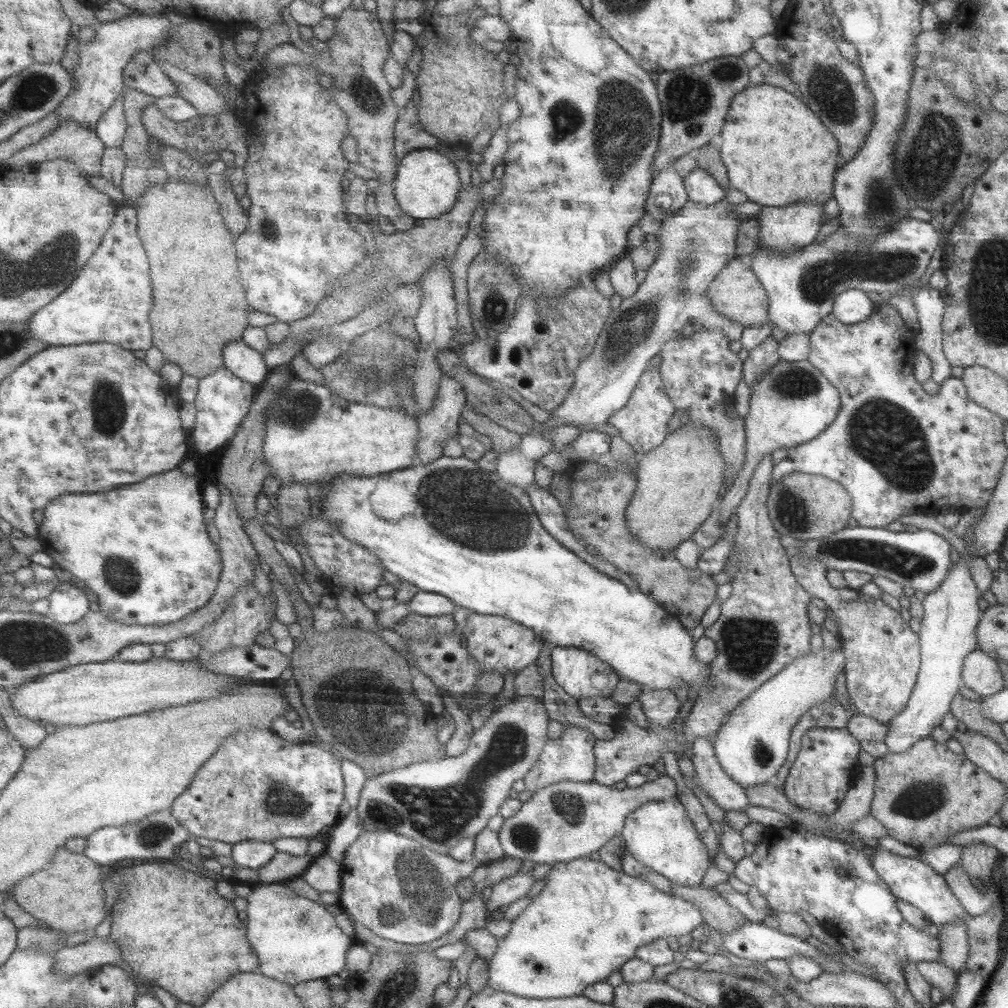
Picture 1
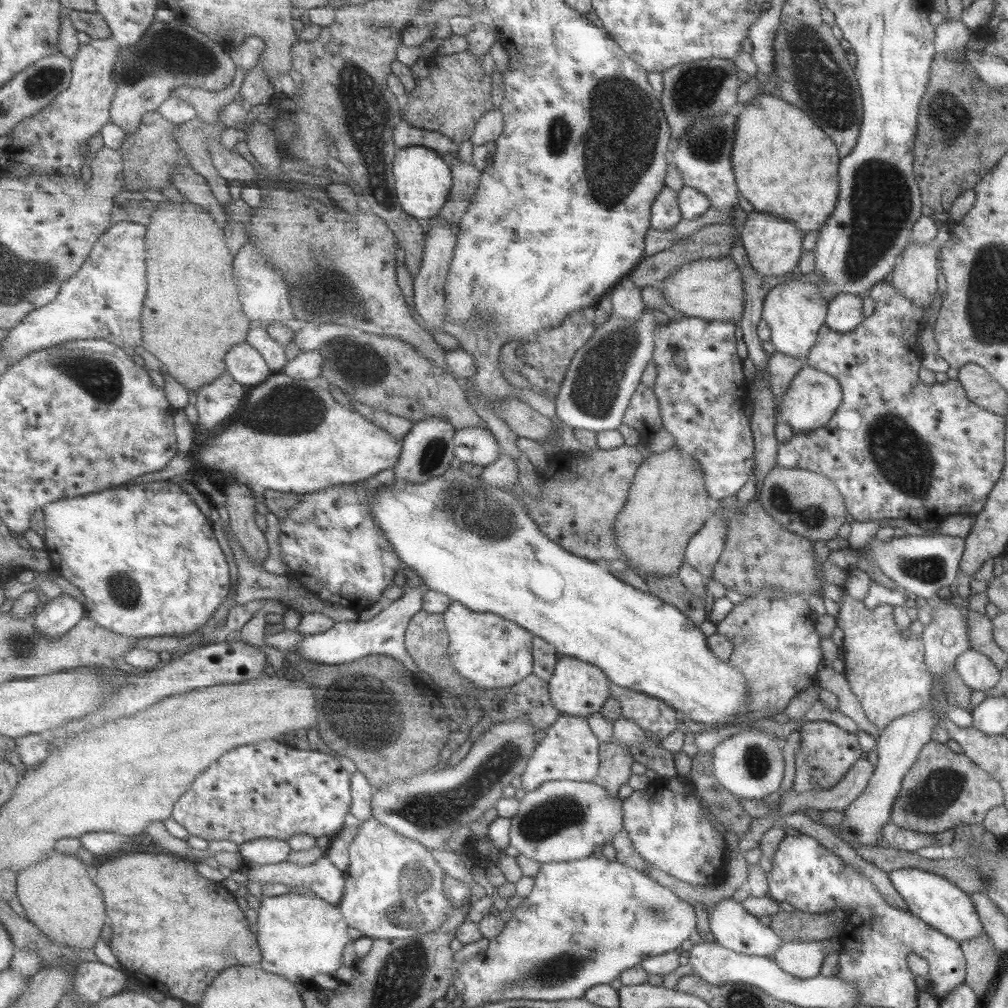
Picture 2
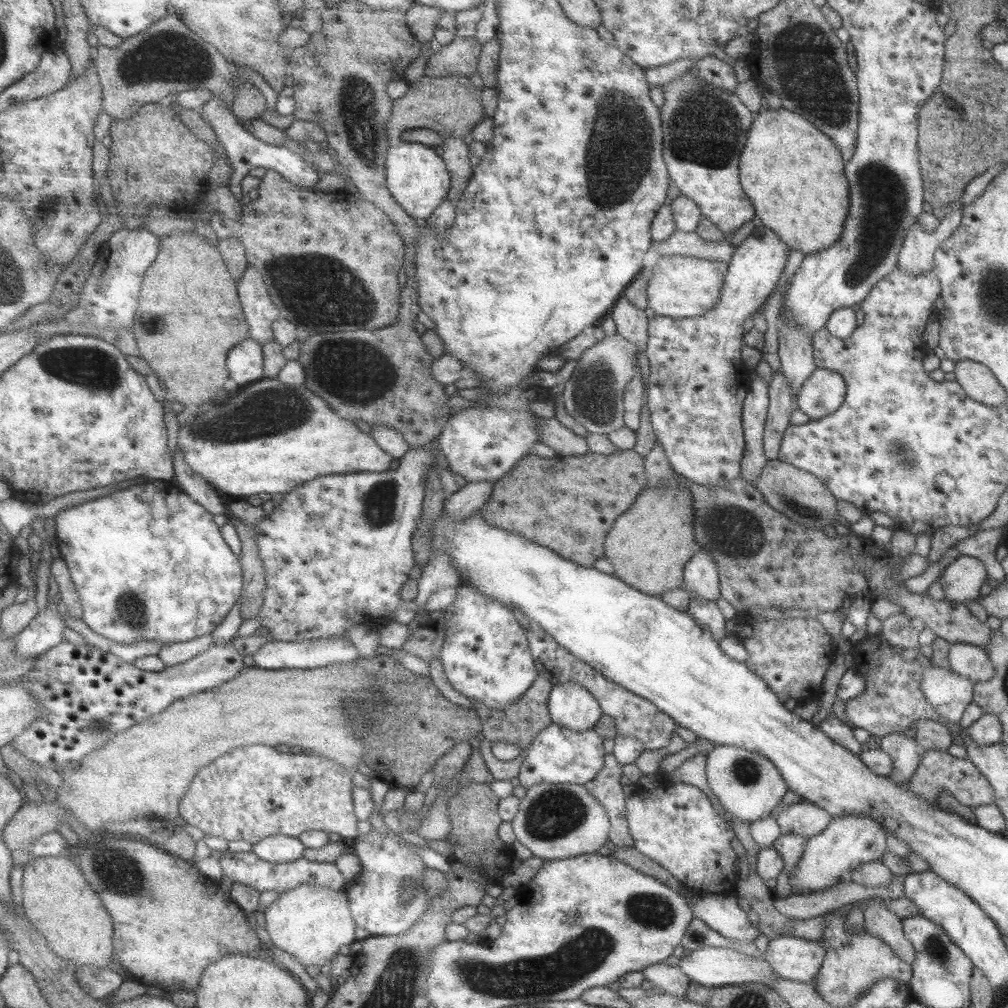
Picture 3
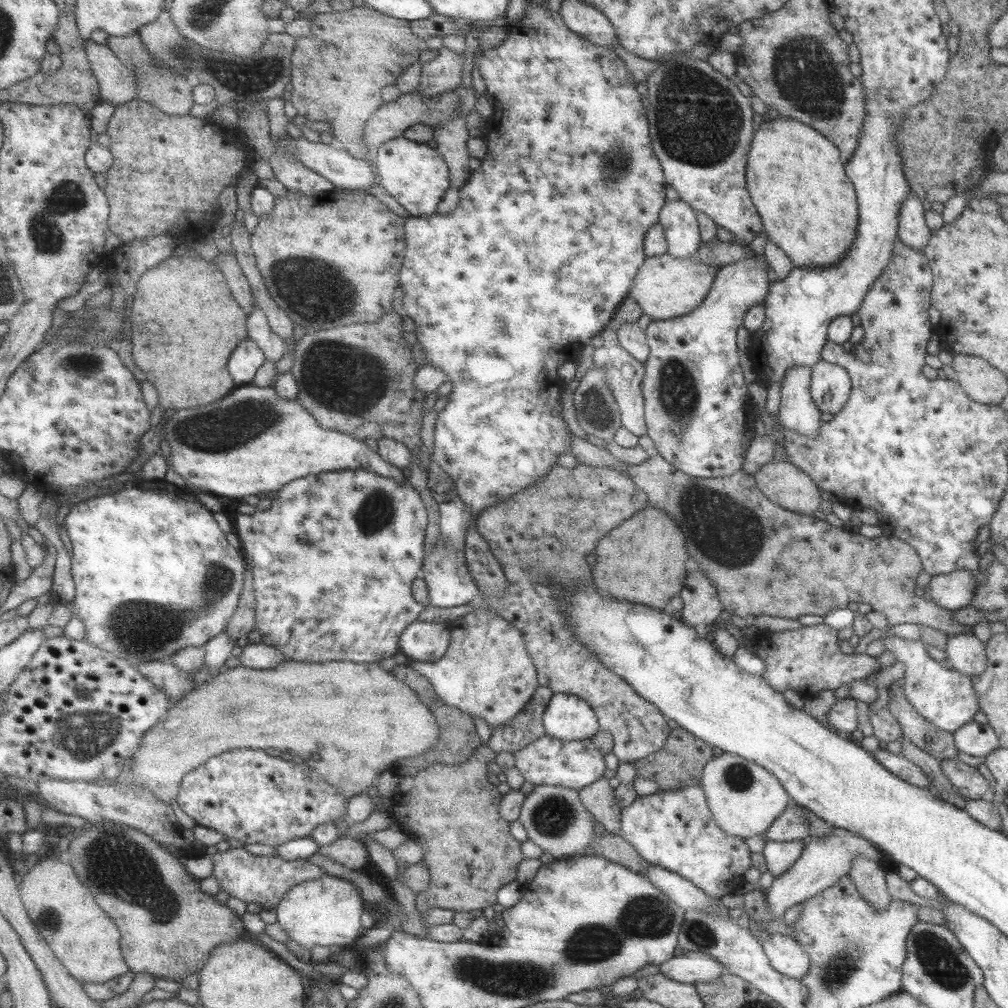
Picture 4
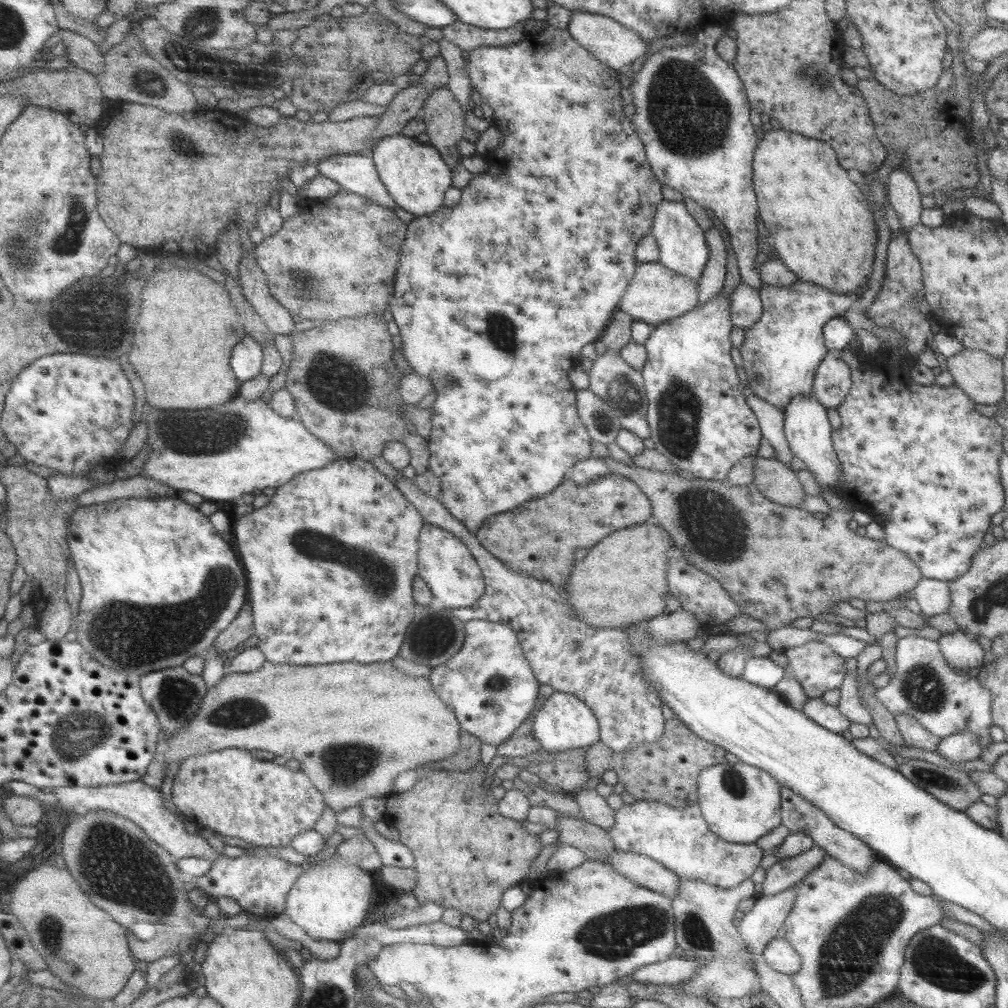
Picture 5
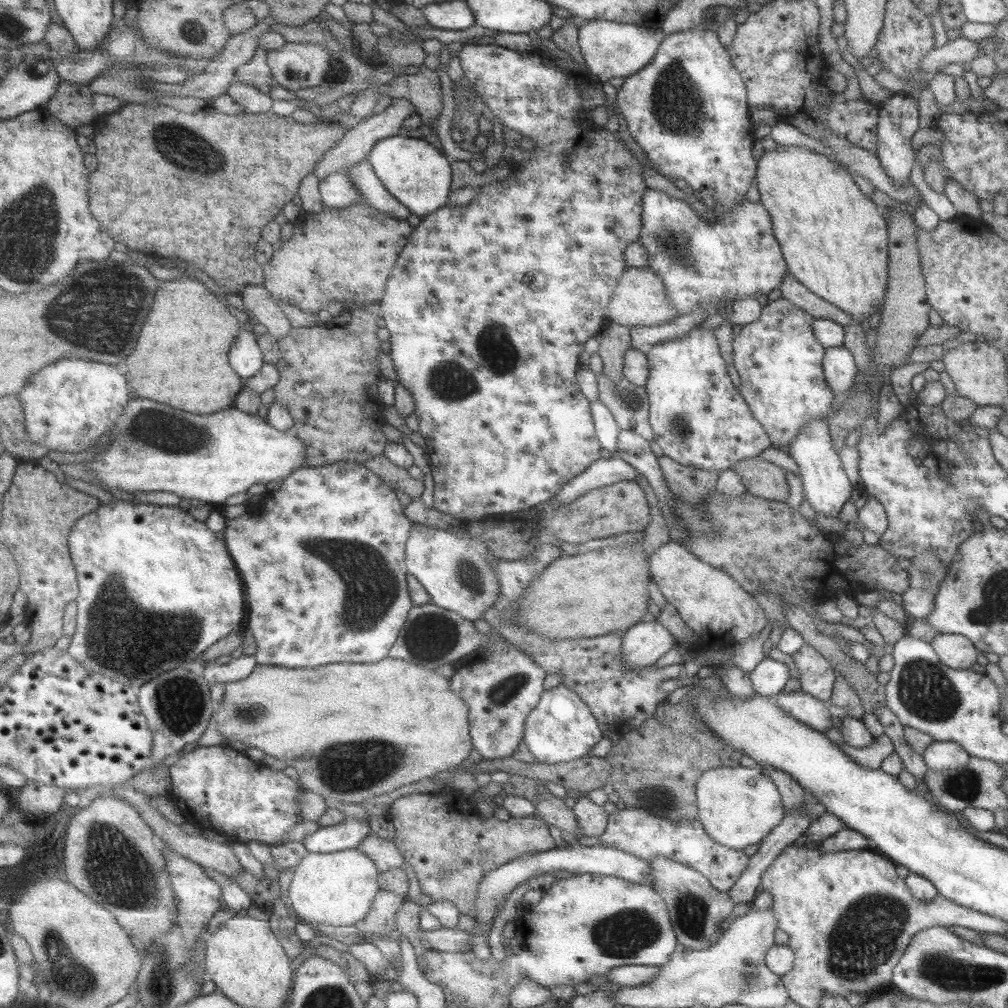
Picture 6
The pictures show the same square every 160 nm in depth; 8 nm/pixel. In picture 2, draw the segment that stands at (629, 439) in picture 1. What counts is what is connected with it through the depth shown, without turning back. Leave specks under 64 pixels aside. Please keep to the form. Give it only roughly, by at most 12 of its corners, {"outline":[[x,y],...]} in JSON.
{"outline":[[637,385],[623,424],[648,444],[661,417],[652,388]]}

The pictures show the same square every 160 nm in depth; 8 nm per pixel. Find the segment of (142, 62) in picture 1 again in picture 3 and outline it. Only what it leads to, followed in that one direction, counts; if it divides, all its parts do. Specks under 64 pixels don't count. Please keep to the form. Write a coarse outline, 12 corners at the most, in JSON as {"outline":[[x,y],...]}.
{"outline":[[222,96],[201,109],[232,160],[228,182],[240,201],[243,177],[277,171],[305,189],[319,182],[297,151],[262,141]]}

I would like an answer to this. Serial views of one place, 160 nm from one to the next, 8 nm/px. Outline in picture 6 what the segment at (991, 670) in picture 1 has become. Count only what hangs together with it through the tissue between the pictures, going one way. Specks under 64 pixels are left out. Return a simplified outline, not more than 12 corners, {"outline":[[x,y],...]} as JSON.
{"outline":[[938,633],[930,643],[938,660],[955,670],[977,658],[960,634]]}

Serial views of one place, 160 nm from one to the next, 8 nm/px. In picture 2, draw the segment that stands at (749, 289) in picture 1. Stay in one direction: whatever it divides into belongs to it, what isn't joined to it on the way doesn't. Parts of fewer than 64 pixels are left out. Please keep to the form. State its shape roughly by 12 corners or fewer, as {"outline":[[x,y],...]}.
{"outline":[[729,256],[686,262],[657,286],[685,317],[738,324]]}

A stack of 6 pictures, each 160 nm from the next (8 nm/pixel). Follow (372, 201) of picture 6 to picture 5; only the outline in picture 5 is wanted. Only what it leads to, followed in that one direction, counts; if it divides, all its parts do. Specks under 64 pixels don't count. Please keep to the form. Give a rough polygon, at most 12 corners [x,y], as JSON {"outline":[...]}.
{"outline":[[334,154],[317,165],[321,175],[392,209],[374,157]]}

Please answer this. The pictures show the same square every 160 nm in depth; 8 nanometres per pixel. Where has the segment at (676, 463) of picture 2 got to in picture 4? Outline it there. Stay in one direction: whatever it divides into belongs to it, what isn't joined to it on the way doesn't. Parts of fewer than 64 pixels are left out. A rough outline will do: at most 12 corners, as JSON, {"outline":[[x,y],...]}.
{"outline":[[651,505],[596,544],[601,598],[667,610],[681,529]]}

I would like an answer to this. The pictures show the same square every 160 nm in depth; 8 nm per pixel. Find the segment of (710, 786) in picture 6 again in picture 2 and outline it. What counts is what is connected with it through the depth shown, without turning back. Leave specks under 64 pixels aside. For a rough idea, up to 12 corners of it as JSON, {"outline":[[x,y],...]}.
{"outline":[[738,732],[712,750],[712,774],[739,799],[775,792],[782,741]]}

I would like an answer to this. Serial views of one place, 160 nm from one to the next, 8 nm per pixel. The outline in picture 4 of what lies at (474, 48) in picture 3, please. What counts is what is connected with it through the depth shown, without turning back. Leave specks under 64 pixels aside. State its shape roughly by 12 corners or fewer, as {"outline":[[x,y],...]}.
{"outline":[[441,47],[422,64],[420,93],[463,84],[465,56]]}

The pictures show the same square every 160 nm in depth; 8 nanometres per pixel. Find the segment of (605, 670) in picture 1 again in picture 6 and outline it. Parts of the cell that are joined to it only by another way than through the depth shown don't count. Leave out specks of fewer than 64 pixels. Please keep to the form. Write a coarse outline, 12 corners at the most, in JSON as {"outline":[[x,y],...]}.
{"outline":[[559,685],[528,716],[539,762],[585,756],[602,737],[580,695]]}

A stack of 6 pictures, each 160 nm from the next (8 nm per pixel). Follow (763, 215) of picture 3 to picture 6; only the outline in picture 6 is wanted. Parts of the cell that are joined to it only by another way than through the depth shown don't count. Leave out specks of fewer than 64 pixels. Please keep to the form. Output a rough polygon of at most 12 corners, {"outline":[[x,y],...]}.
{"outline":[[775,145],[754,182],[787,273],[868,320],[881,209],[841,166]]}

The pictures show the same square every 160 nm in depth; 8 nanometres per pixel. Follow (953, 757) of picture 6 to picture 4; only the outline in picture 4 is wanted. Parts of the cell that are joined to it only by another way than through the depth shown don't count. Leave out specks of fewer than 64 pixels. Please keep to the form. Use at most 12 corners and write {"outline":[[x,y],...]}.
{"outline":[[971,720],[952,733],[957,752],[984,757],[999,747],[989,724]]}

